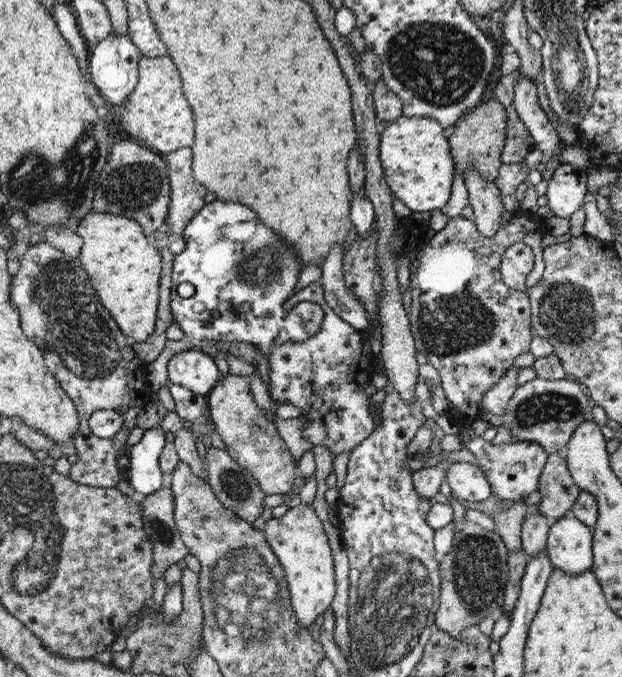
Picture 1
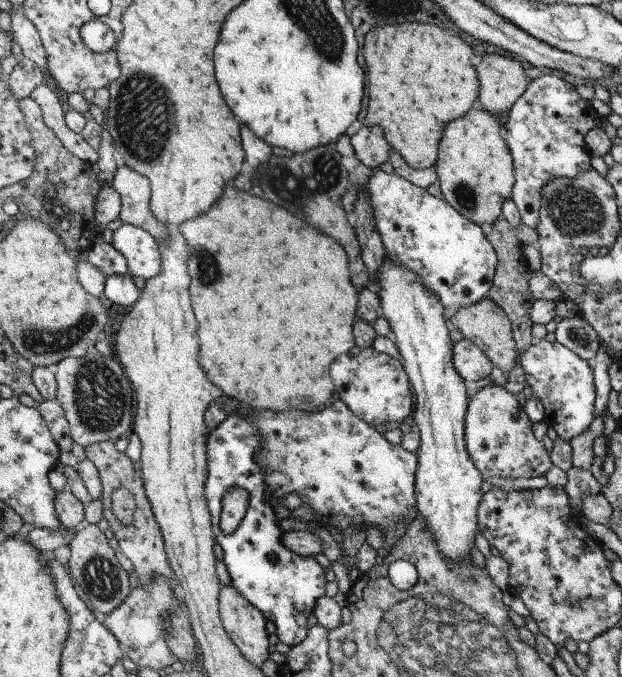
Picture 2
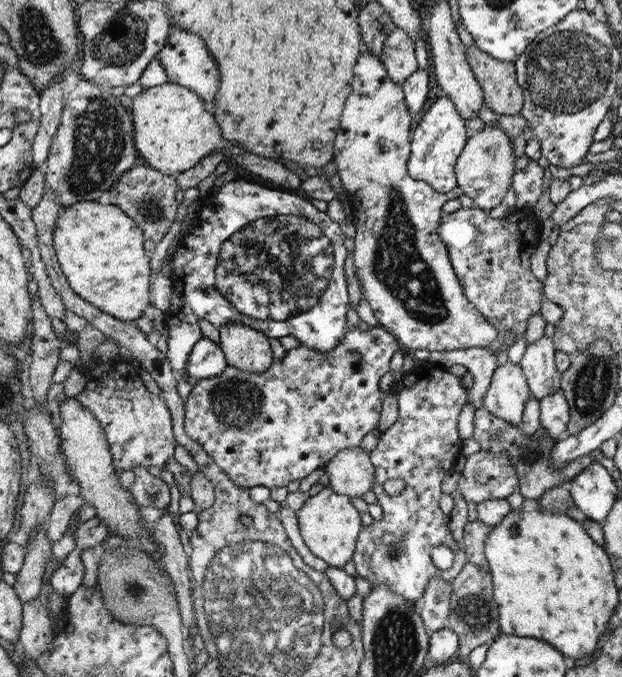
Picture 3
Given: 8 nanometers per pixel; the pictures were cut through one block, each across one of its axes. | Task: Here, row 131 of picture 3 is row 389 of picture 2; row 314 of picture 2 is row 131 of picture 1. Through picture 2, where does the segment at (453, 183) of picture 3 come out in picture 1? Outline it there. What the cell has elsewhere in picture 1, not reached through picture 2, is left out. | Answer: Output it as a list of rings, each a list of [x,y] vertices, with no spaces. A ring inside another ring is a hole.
[[[400,116],[390,122],[379,136],[379,159],[386,184],[396,199],[411,213],[434,212],[442,209],[450,199],[454,180],[454,164],[444,128],[426,117]]]

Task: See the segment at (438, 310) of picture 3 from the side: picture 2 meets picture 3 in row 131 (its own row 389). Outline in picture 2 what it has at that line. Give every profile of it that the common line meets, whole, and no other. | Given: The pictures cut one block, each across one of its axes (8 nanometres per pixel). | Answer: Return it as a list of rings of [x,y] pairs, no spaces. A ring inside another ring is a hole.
[[[355,345],[348,354],[332,362],[330,375],[340,399],[361,420],[371,426],[400,422],[413,411],[414,396],[400,358],[377,352],[373,347],[360,349]]]

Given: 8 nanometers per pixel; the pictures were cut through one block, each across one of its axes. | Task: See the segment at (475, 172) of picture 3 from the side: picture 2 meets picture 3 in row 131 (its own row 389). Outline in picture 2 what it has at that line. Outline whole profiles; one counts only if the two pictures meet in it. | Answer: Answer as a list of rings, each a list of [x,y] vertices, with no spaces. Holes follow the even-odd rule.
[[[488,384],[468,401],[464,441],[468,455],[482,477],[530,479],[546,475],[553,463],[545,446],[533,436],[532,422],[524,409],[519,408],[516,396],[503,387]]]

